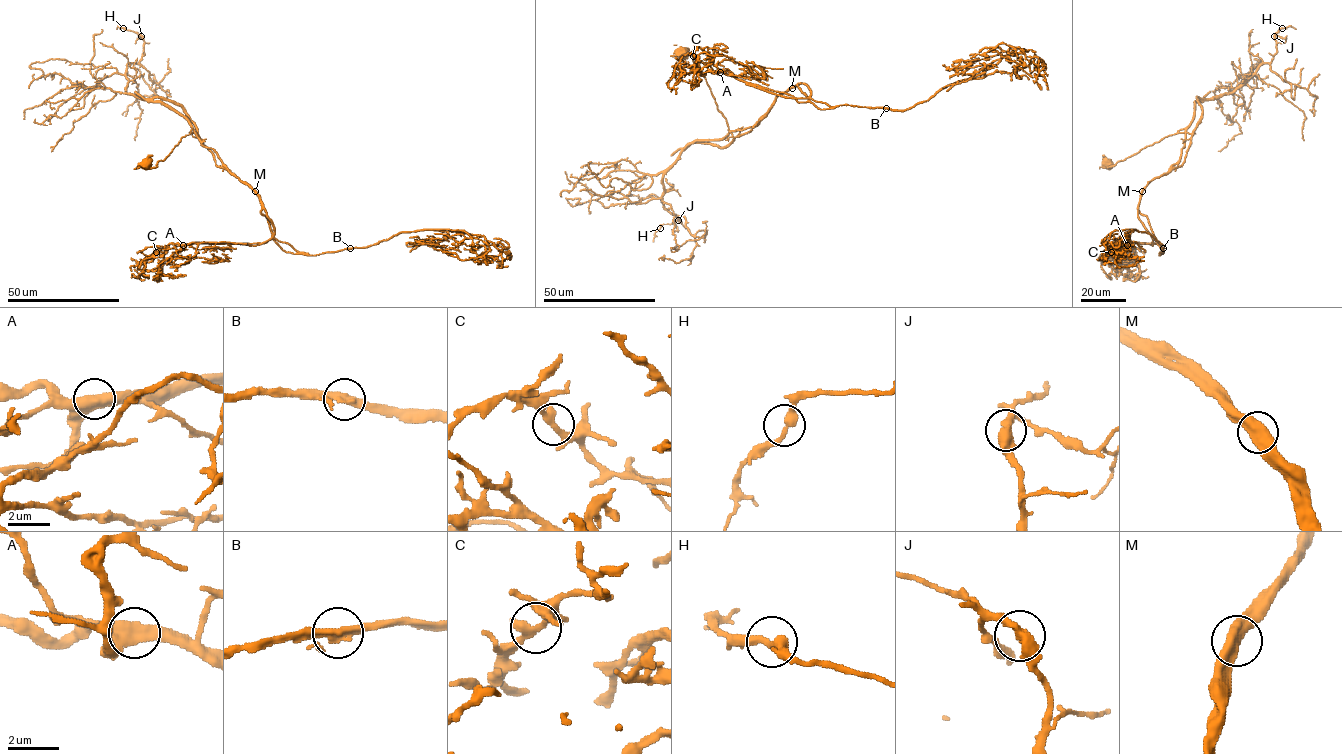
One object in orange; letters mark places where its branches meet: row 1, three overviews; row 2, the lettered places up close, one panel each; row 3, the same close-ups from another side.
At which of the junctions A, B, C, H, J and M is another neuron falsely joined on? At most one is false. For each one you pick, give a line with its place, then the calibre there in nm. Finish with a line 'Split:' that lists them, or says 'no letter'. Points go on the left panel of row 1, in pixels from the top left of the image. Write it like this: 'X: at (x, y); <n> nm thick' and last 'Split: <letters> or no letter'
M: at (255, 191); 550 nm thick
Split: M

